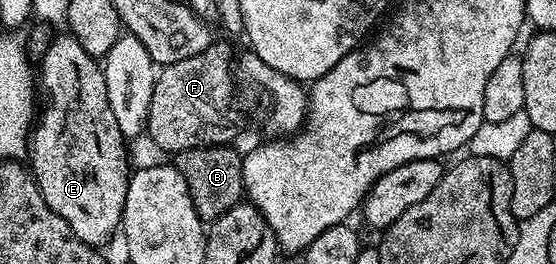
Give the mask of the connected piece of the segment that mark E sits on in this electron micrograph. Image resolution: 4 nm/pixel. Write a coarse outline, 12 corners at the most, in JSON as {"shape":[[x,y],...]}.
{"shape":[[72,33],[38,62],[46,204],[88,246],[121,229],[126,139]]}

